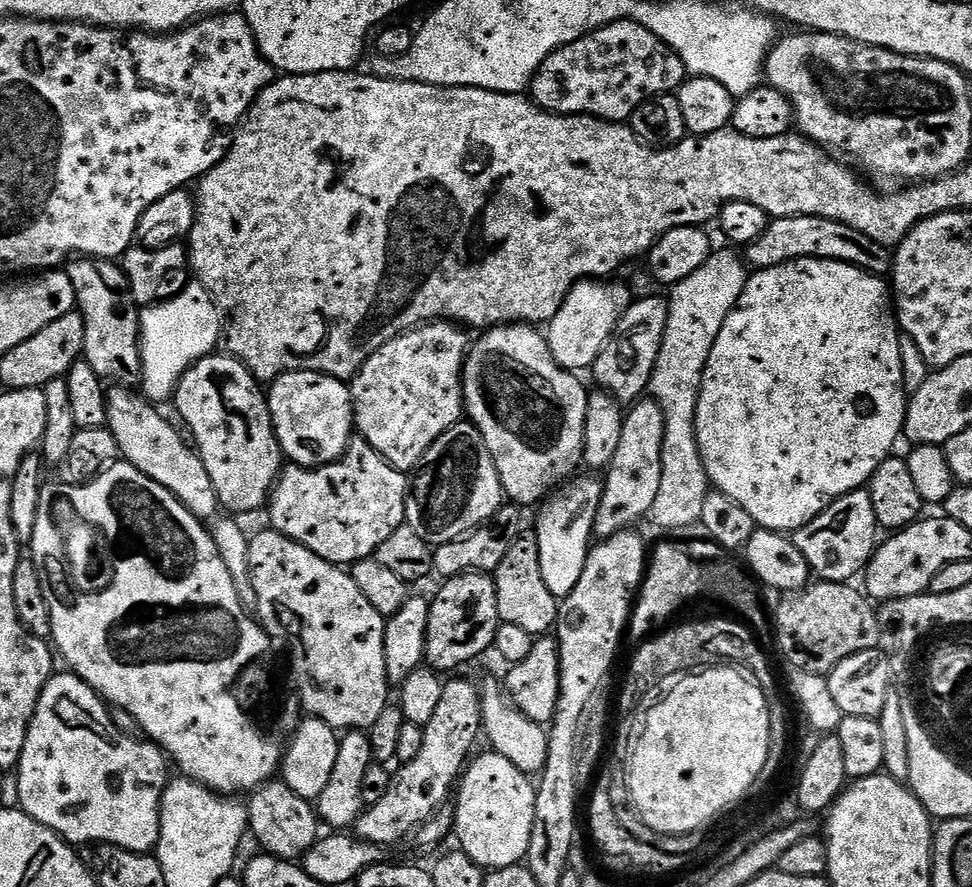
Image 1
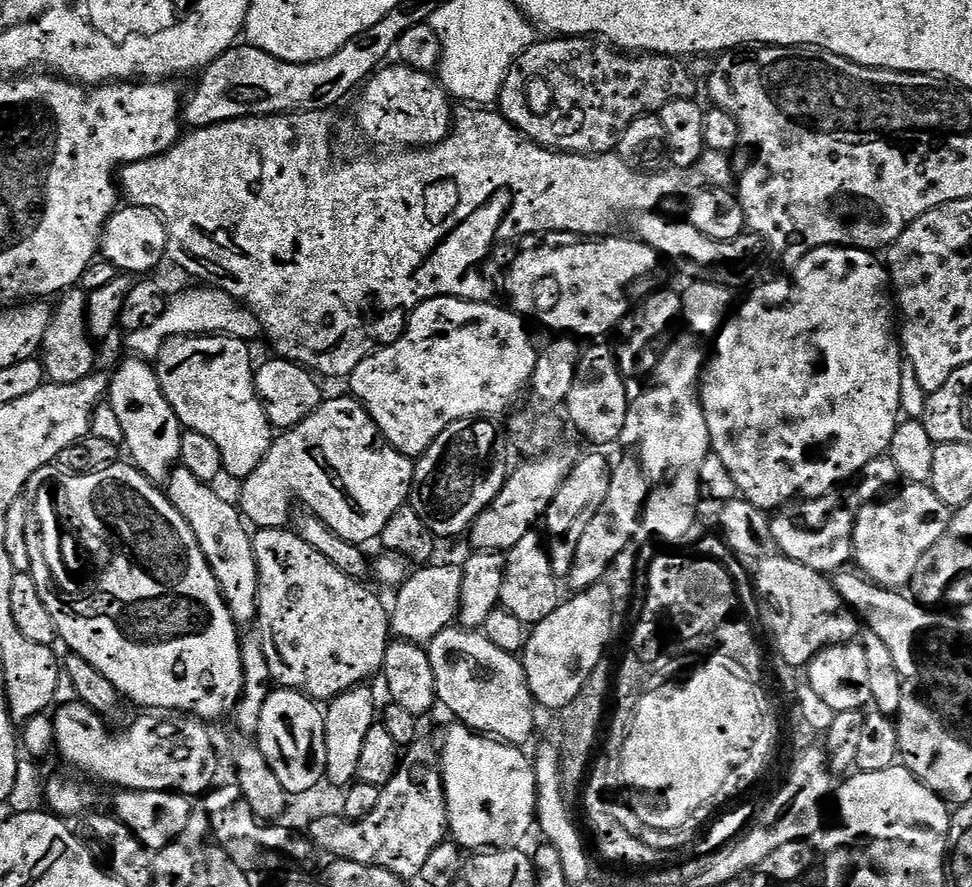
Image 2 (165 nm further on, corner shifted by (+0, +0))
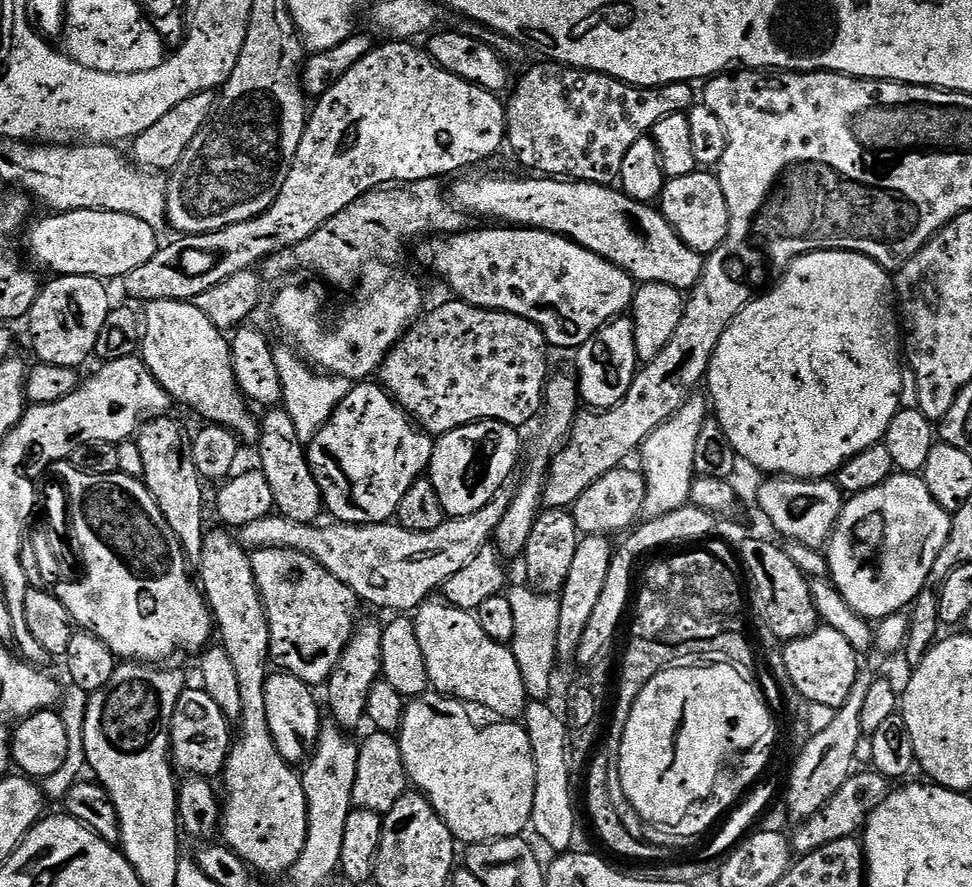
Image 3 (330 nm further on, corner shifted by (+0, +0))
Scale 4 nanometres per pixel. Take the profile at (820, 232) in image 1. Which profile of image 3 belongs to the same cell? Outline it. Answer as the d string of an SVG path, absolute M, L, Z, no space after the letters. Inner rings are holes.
M520 176L460 180L450 188L450 196L455 207L469 217L485 216L488 222L517 228L540 228L565 236L606 258L628 273L633 281L674 286L683 293L700 281L705 257L682 242L659 207L640 204L606 184L582 184L563 178L528 179L532 180L523 180Z

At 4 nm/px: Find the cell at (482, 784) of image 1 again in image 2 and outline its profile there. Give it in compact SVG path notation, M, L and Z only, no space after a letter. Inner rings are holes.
M459 722L453 723L453 725L454 725L453 728L450 729L449 732L446 733L444 736L444 745L441 743L438 748L438 751L440 754L440 767L443 768L443 770L444 770L444 793L446 794L446 802L448 803L448 826L450 829L451 839L453 841L455 841L456 844L458 844L461 849L464 849L464 850L495 850L498 848L510 848L510 847L519 845L521 843L519 840L522 839L523 836L526 835L527 832L531 830L531 828L533 831L534 821L536 818L536 769L534 767L533 761L531 759L529 759L529 757L527 760L527 758L524 757L522 753L520 753L523 751L521 751L521 749L519 747L517 747L517 745L505 744L503 740L495 739L487 734L473 732L471 728L466 728L466 727L464 727L463 724L461 724Z

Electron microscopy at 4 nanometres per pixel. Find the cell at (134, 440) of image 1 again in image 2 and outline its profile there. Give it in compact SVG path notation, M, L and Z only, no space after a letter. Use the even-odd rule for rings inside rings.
M182 466L173 468L166 481L167 498L178 514L186 518L190 530L194 530L194 538L198 538L198 546L202 546L202 554L206 554L206 562L210 570L214 570L214 578L218 578L218 586L228 603L230 614L237 625L255 625L260 606L260 575L254 558L253 533L239 507L233 501L231 504L223 500L216 490L213 485L194 478L194 474Z

